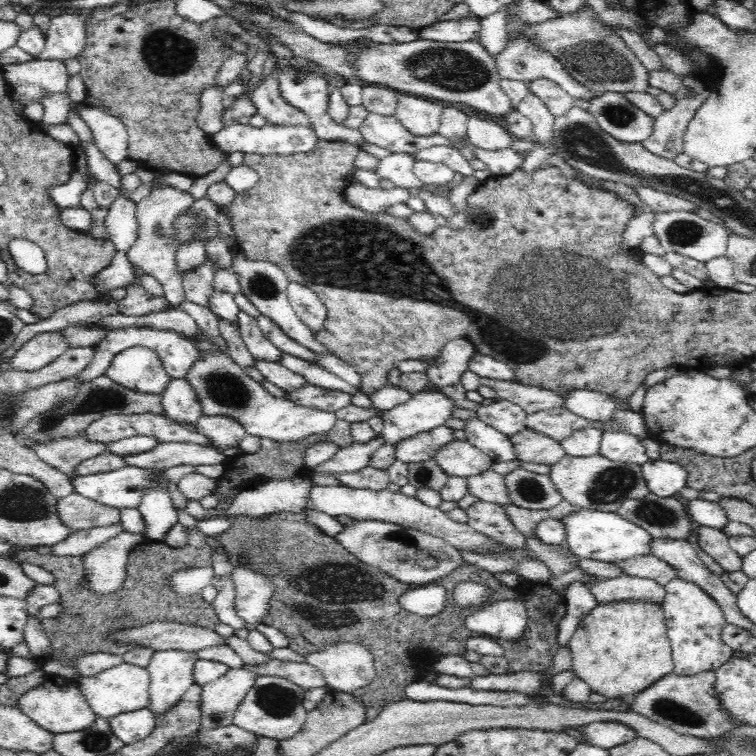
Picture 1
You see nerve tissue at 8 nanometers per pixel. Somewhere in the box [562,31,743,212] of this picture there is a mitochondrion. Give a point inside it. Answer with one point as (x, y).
(621, 116)

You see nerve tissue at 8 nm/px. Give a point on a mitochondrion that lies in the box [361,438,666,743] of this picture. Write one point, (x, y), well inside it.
(607, 487)

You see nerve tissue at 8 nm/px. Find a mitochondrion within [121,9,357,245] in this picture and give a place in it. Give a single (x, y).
(163, 51)

